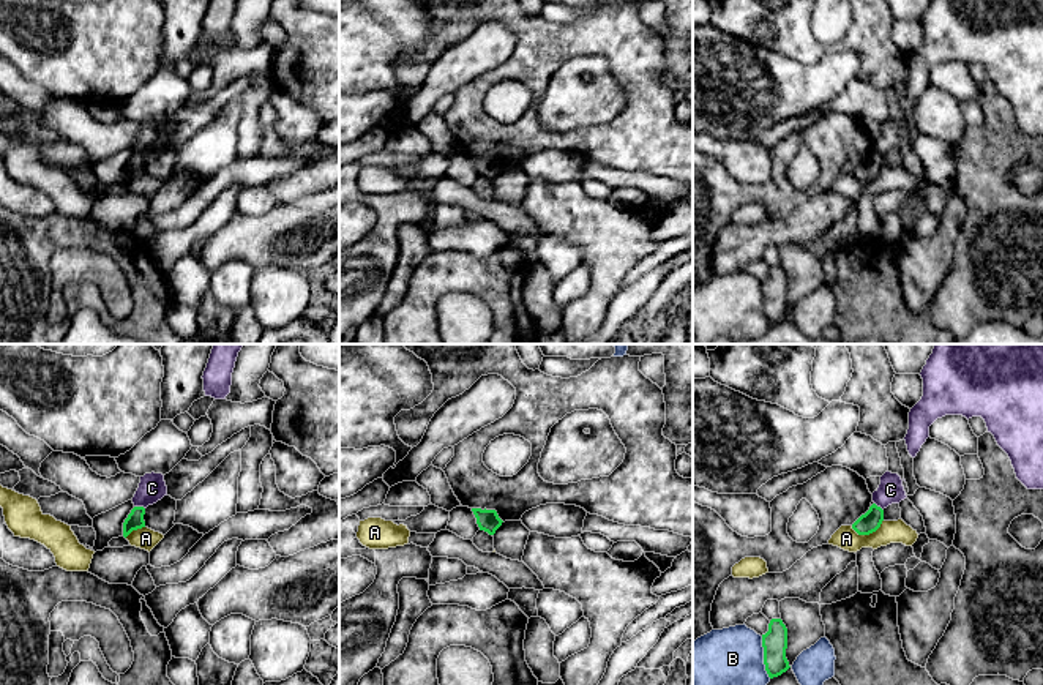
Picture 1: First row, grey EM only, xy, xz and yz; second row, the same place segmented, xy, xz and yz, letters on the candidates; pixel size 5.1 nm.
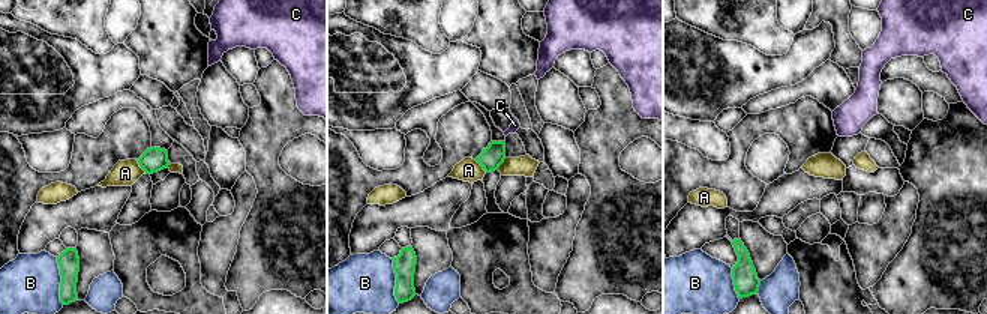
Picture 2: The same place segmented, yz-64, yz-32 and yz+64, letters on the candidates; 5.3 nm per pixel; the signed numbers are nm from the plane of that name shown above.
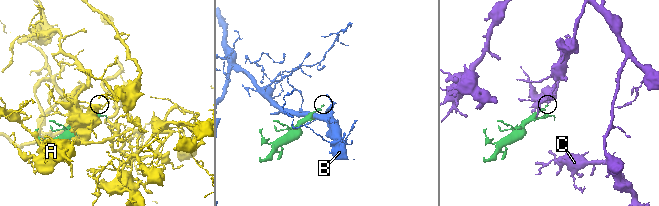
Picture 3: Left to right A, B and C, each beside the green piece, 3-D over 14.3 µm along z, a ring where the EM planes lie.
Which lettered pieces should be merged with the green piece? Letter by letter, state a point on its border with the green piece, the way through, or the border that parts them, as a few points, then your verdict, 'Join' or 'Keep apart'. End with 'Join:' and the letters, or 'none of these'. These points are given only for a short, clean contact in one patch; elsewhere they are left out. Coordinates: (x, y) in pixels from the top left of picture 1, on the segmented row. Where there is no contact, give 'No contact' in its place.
A: Touches green at yz (868, 534). Keep apart
B: Touches green at yz (764, 657). Keep apart
C: Touches green at xy (139, 507). Boundary: xy (134, 505), (144, 509). Keep apart
Join: none of these

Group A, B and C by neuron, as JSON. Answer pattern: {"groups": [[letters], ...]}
{"groups": [["A"], ["B"], ["C"]]}

